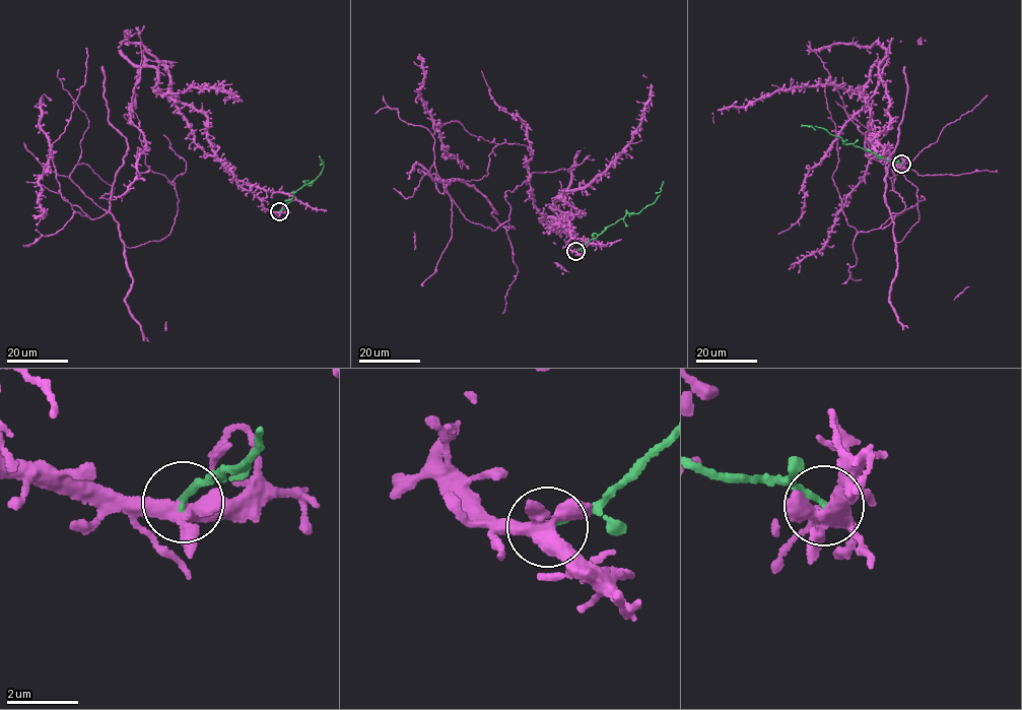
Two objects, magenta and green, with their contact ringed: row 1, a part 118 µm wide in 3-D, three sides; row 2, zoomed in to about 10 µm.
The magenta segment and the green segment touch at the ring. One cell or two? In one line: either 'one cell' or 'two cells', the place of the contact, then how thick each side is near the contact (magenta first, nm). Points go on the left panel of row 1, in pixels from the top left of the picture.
two cells; place (279, 211); calibres 360 and 170 nm

